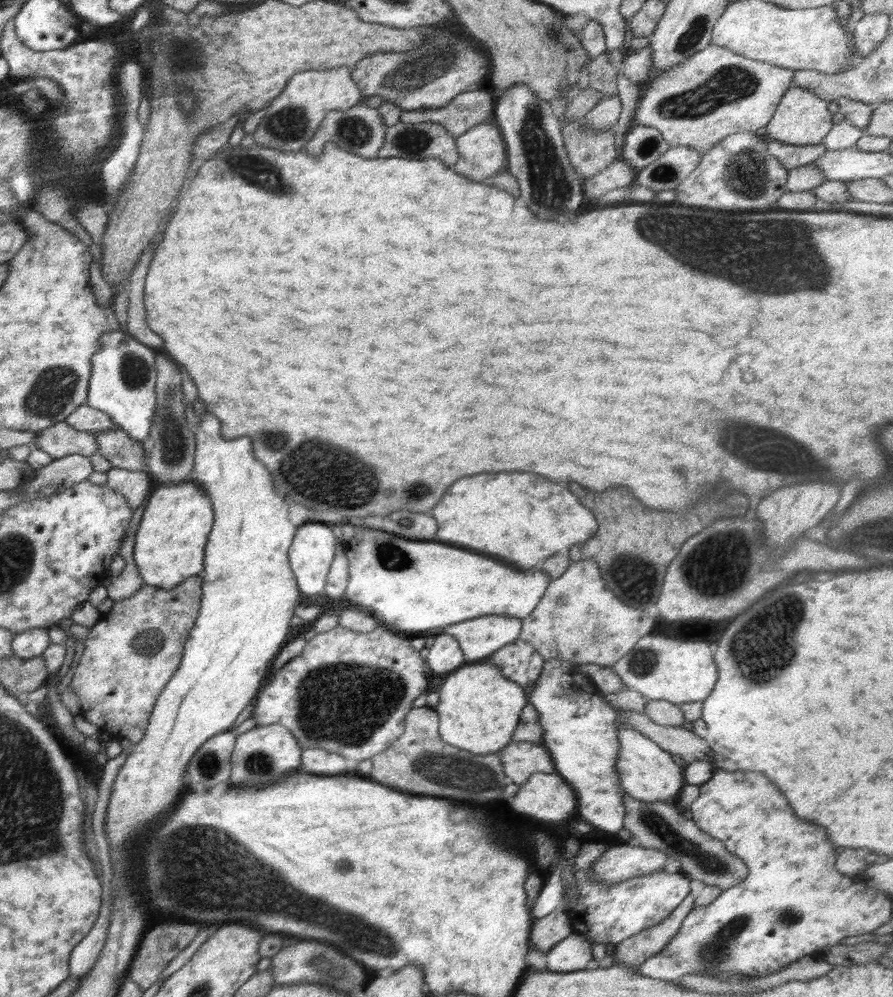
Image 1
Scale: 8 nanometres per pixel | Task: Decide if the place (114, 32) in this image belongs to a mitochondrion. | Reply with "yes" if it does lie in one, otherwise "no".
no

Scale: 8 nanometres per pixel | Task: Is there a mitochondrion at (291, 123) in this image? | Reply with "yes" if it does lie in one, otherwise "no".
yes

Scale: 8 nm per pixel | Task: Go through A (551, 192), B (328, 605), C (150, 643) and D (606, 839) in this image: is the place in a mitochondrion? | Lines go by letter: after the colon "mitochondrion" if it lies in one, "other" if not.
A: mitochondrion
B: other
C: mitochondrion
D: other

